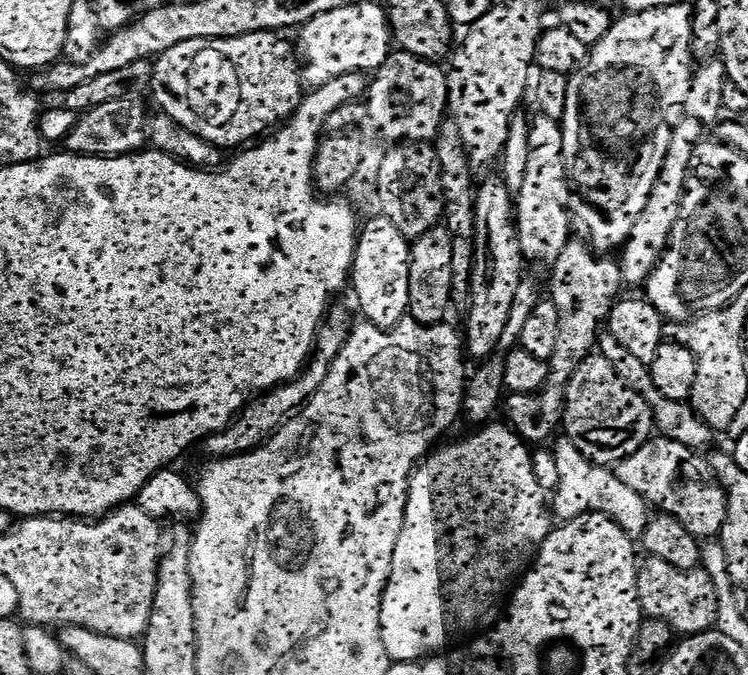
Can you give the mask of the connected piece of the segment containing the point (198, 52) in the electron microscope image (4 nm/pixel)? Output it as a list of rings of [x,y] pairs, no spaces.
[[[255,32],[254,34],[235,36],[234,38],[222,38],[221,40],[178,42],[178,46],[170,46],[170,50],[166,50],[155,57],[150,96],[156,99],[157,106],[165,112],[163,115],[167,119],[178,122],[178,126],[190,130],[190,134],[198,134],[198,138],[216,145],[221,150],[227,150],[227,148],[232,148],[231,150],[239,149],[241,146],[263,137],[273,126],[287,121],[302,99],[302,91],[300,92],[300,88],[302,89],[302,65],[298,59],[297,49],[293,45],[291,48],[288,44],[276,44],[276,39],[278,39],[278,36],[275,32]]]

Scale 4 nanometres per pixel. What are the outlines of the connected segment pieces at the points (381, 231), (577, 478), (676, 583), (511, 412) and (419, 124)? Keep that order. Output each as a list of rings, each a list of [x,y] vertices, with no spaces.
[[[382,214],[368,225],[361,227],[356,242],[356,257],[352,263],[350,277],[351,291],[356,291],[356,300],[360,303],[360,312],[367,323],[382,329],[396,327],[410,312],[410,262],[412,249],[410,242]]]
[[[565,436],[555,439],[552,451],[558,469],[559,486],[553,491],[550,508],[551,511],[553,508],[559,523],[573,520],[590,512],[601,513],[622,526],[624,532],[634,540],[643,537],[649,520],[640,520],[640,504],[647,503],[640,494],[631,490],[630,486],[626,486],[609,467],[594,465],[588,461],[574,446],[574,442]]]
[[[648,558],[639,565],[636,574],[636,589],[640,610],[645,617],[666,622],[673,633],[681,637],[709,631],[717,623],[719,598],[711,576],[703,567],[694,570],[678,570],[662,558]]]
[[[576,238],[569,239],[567,246],[562,250],[562,254],[558,254],[556,261],[550,265],[552,281],[549,282],[548,288],[552,291],[549,293],[554,306],[558,306],[558,346],[554,346],[554,354],[548,370],[548,380],[540,391],[531,392],[525,396],[509,395],[502,404],[502,412],[508,415],[506,417],[508,427],[521,440],[532,446],[543,445],[545,443],[543,440],[549,439],[548,441],[551,441],[561,431],[564,418],[564,391],[568,389],[568,379],[587,356],[593,355],[610,310],[616,305],[617,300],[621,299],[620,288],[625,287],[624,274],[619,263],[615,259],[611,260],[611,255],[597,254],[587,243],[584,244],[579,244]]]
[[[393,51],[367,85],[368,116],[388,142],[432,142],[448,112],[448,78],[439,63]]]

